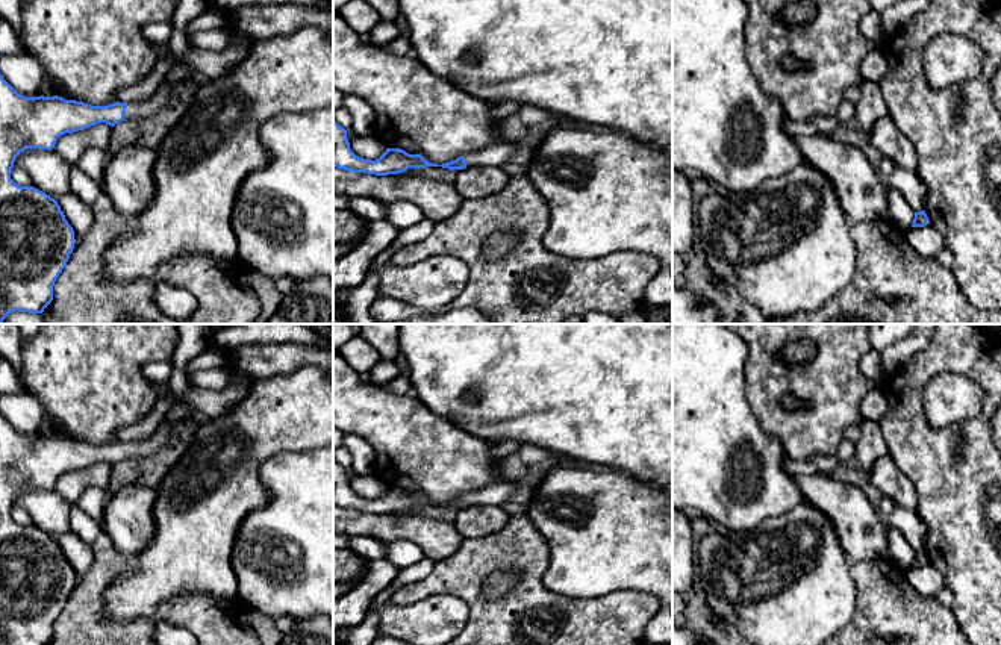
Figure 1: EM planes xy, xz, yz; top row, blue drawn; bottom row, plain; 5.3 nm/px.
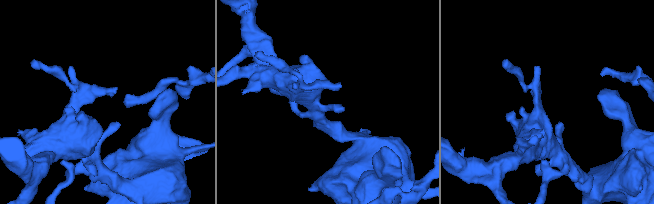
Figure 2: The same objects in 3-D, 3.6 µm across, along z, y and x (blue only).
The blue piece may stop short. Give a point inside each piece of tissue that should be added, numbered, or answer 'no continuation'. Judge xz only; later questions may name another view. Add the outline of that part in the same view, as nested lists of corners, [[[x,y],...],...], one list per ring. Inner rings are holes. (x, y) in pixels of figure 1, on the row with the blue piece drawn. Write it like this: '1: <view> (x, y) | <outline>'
1: xz (498, 153) | [[[497,141],[486,148],[463,154],[463,159],[466,162],[466,168],[501,167],[518,151],[518,148],[518,142]]]

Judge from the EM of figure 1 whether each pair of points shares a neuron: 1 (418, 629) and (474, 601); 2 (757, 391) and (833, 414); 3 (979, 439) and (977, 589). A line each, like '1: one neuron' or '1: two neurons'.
1: two neurons
2: one neuron
3: one neuron

